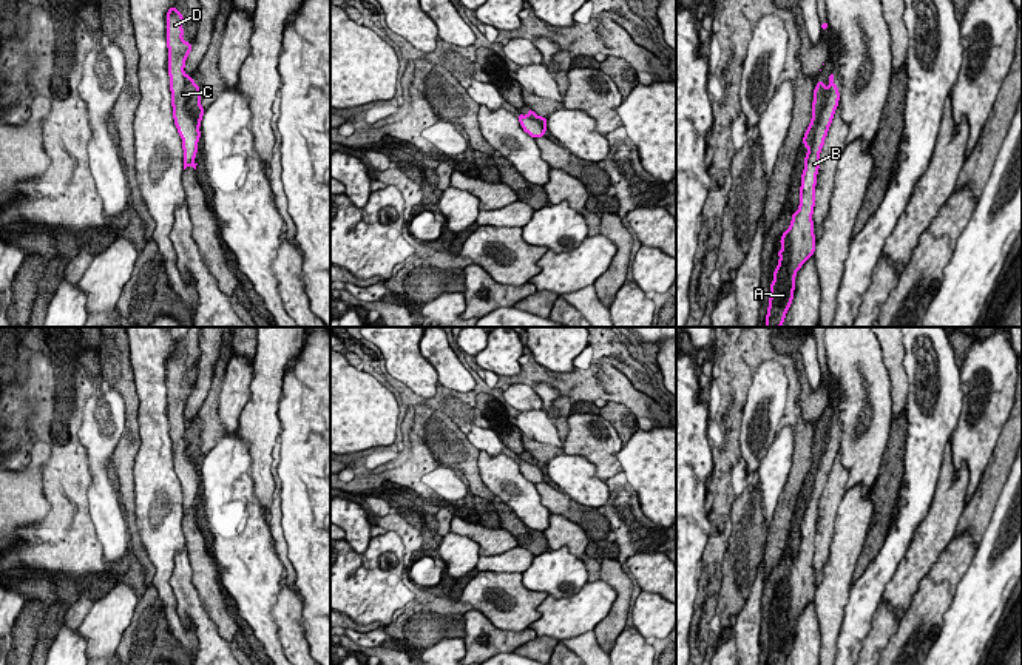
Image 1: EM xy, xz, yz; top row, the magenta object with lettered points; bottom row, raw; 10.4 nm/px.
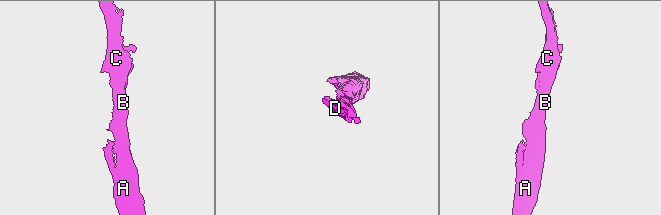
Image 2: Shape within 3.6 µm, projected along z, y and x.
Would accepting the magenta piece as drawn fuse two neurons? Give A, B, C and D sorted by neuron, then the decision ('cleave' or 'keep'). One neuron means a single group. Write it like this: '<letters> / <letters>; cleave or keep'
A B C D; keep

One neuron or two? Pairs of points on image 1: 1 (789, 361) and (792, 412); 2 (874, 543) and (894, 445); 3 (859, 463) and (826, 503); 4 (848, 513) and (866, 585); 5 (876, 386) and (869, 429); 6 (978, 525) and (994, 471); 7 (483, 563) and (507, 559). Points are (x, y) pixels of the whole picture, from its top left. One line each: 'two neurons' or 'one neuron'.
1: one neuron
2: one neuron
3: two neurons
4: two neurons
5: one neuron
6: one neuron
7: one neuron

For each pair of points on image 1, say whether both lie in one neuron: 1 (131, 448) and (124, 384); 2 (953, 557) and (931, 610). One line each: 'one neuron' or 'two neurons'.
1: one neuron
2: one neuron

